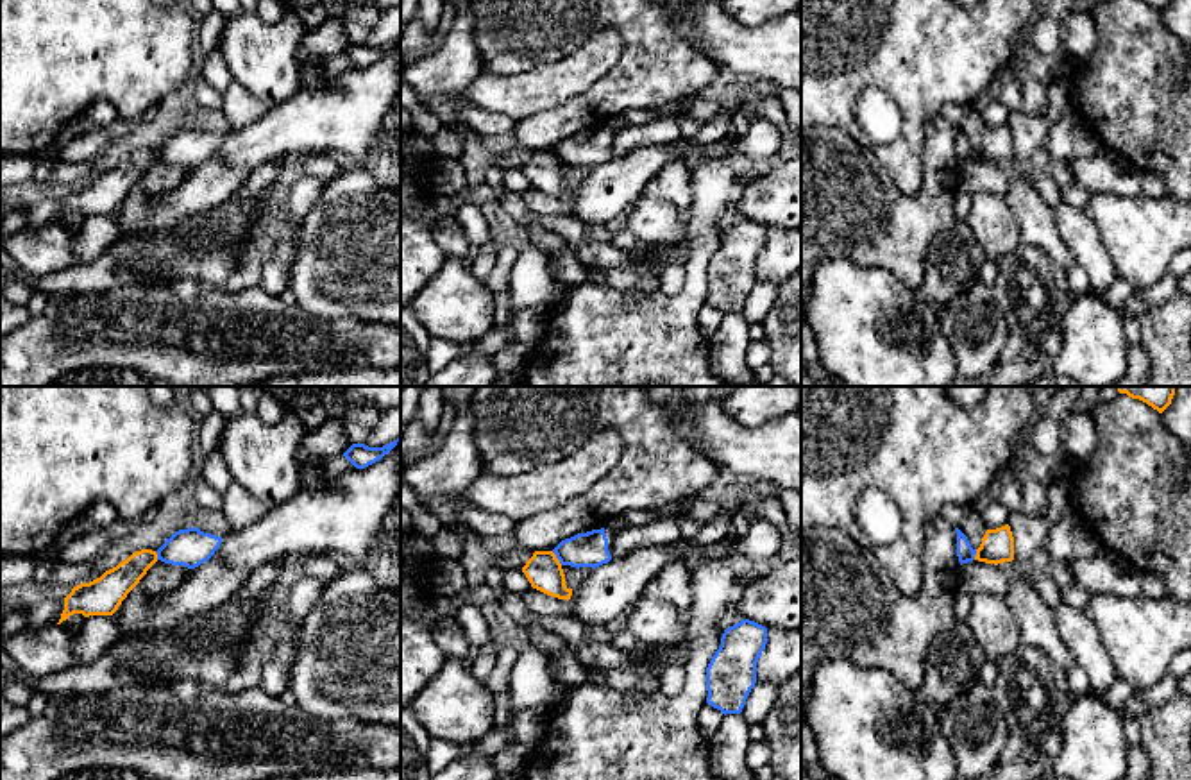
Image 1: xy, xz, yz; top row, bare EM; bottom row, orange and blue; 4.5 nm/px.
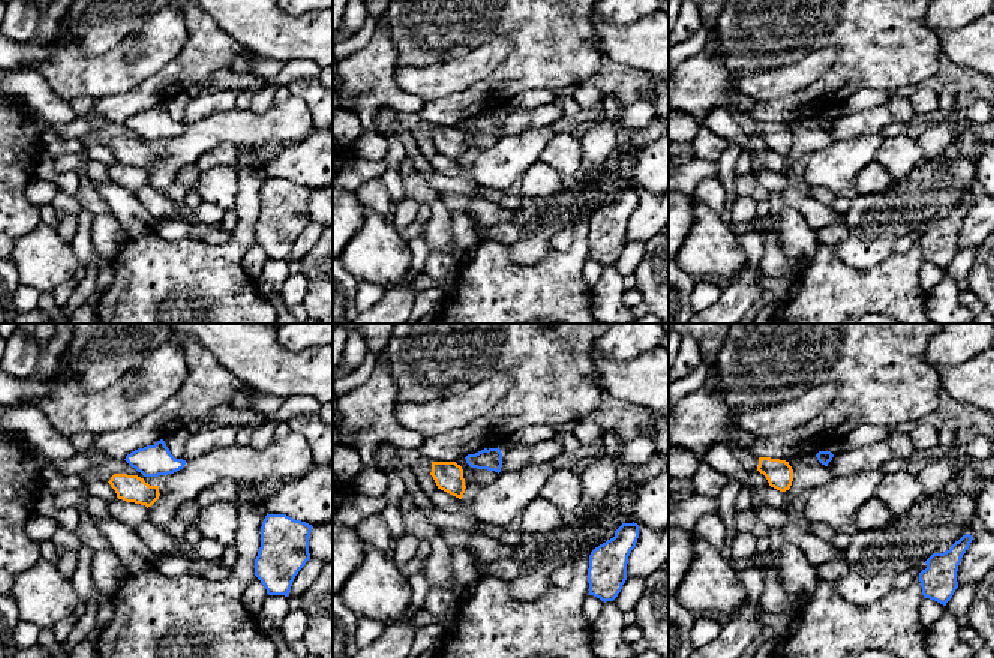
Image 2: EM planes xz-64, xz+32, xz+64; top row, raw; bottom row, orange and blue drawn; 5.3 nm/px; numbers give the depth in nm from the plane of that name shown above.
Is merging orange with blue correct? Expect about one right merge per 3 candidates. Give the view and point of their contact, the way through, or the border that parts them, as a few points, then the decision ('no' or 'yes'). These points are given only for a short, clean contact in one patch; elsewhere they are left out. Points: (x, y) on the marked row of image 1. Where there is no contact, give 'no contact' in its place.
contact xz (557, 559); border xz (551, 551), (562, 564); no

